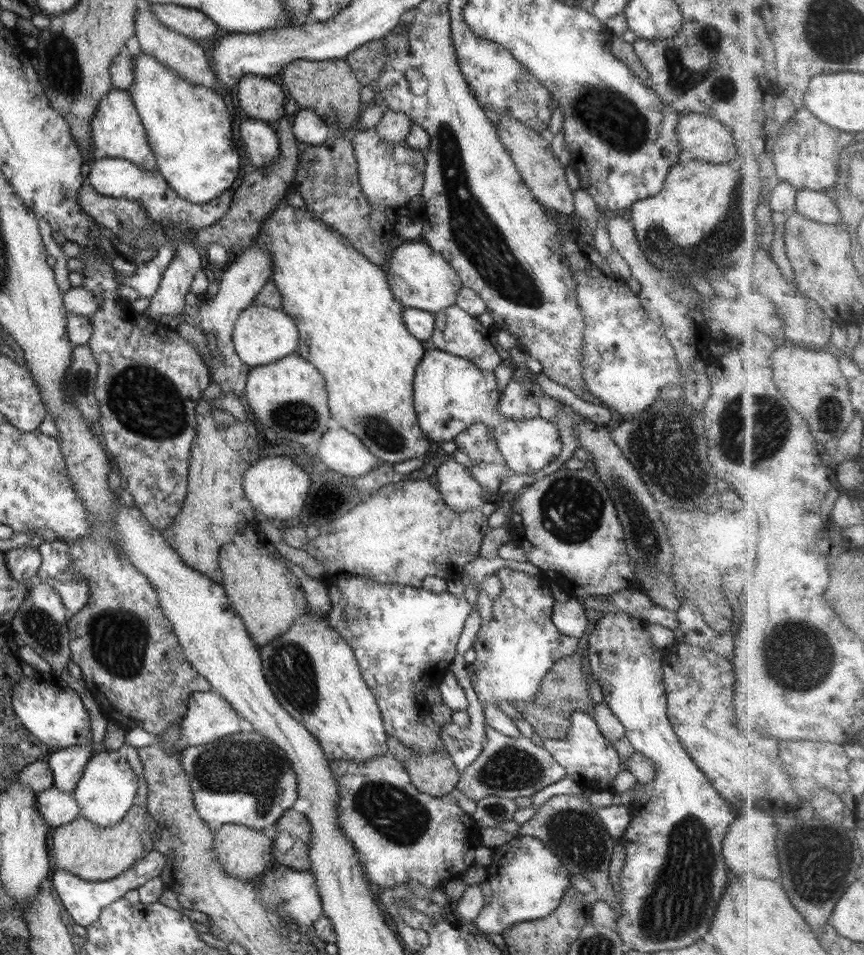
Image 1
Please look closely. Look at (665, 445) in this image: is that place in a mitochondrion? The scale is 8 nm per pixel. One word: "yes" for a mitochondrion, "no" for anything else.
yes

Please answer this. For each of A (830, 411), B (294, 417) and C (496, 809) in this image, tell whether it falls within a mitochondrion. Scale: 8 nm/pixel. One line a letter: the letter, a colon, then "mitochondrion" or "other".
A: mitochondrion
B: mitochondrion
C: mitochondrion

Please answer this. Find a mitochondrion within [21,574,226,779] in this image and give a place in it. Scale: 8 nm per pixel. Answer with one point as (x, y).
(119, 641)

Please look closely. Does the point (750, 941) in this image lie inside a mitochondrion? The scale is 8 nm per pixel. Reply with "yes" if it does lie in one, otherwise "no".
no

